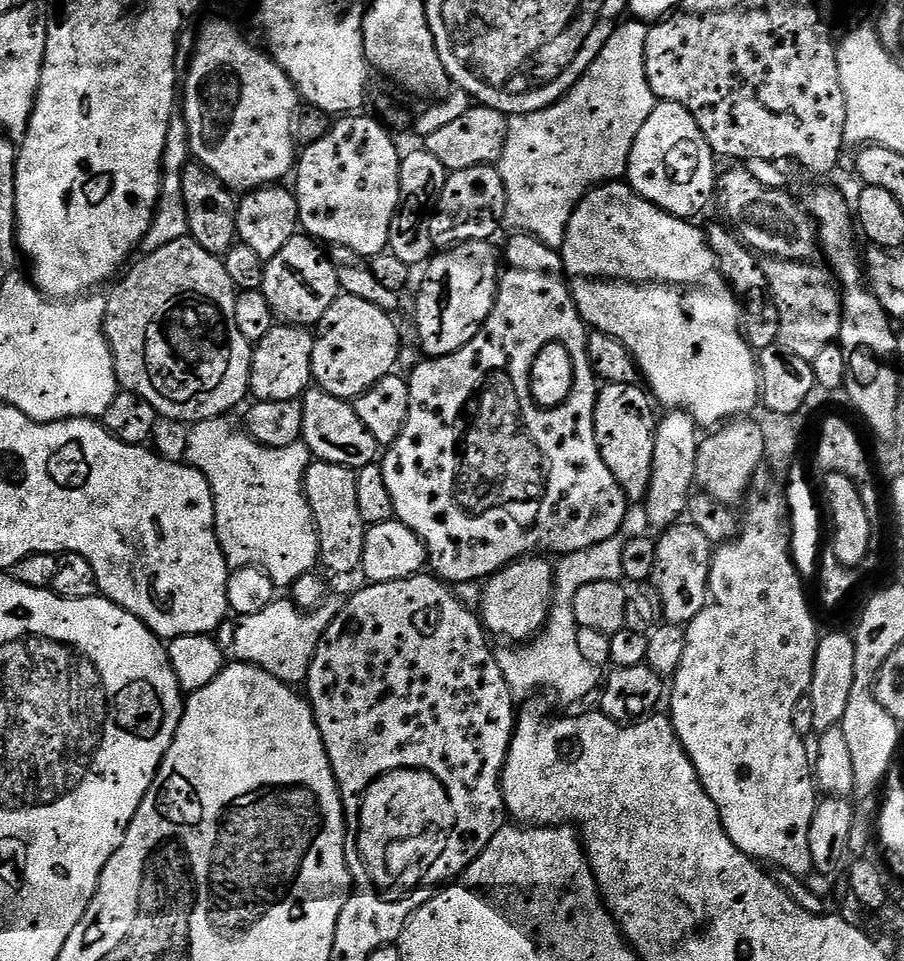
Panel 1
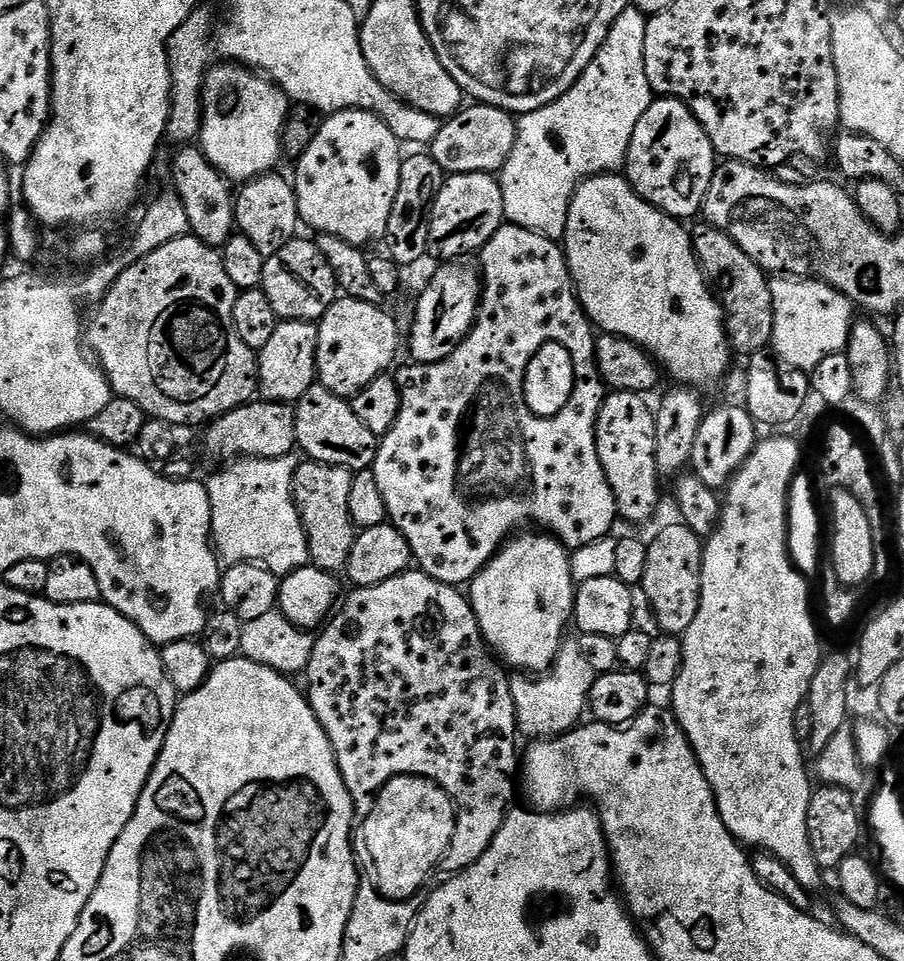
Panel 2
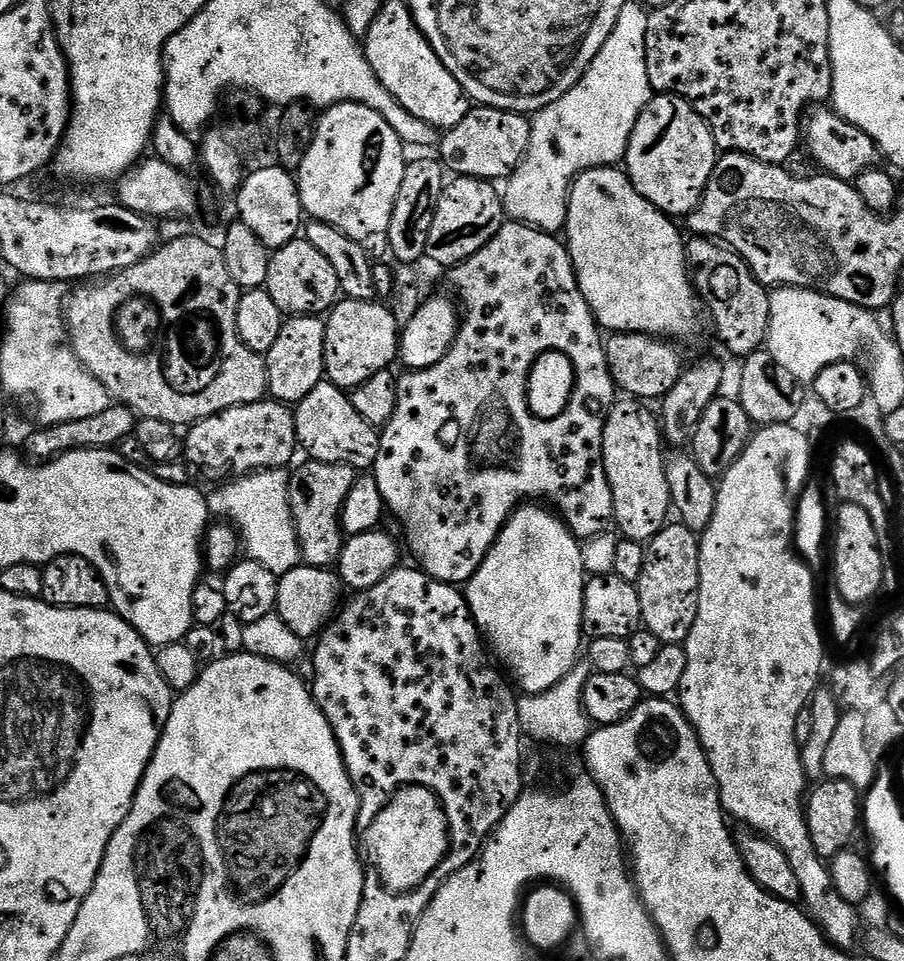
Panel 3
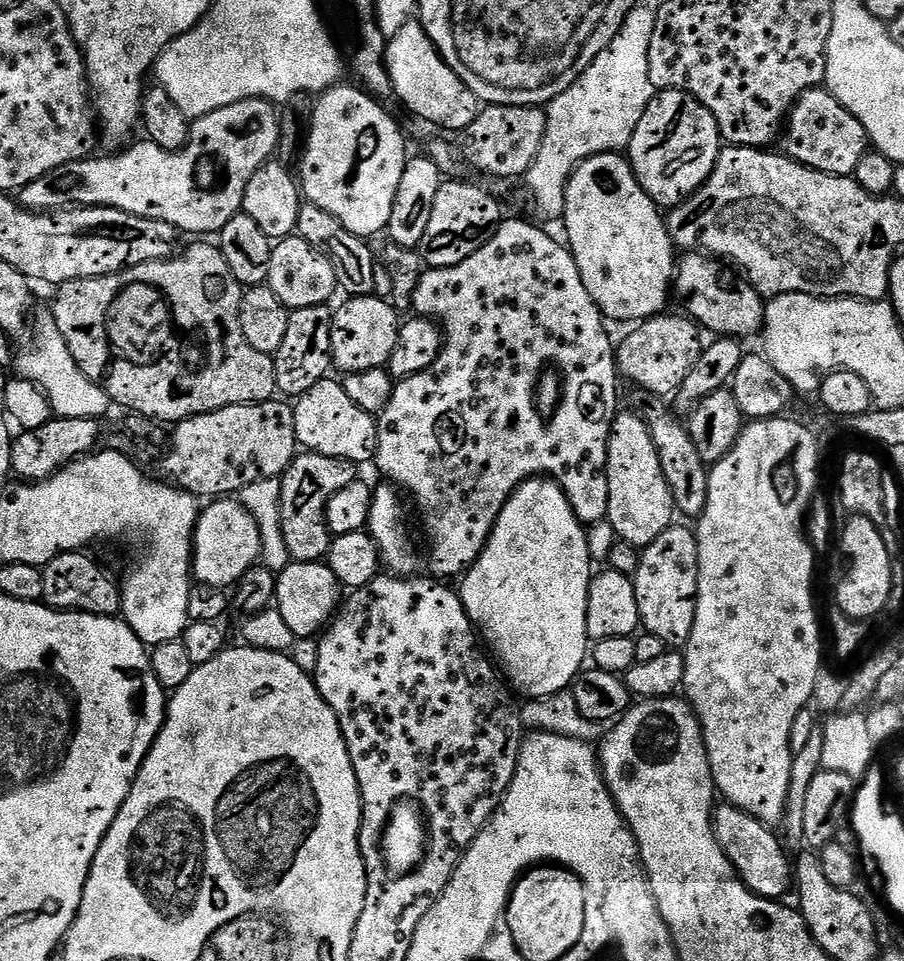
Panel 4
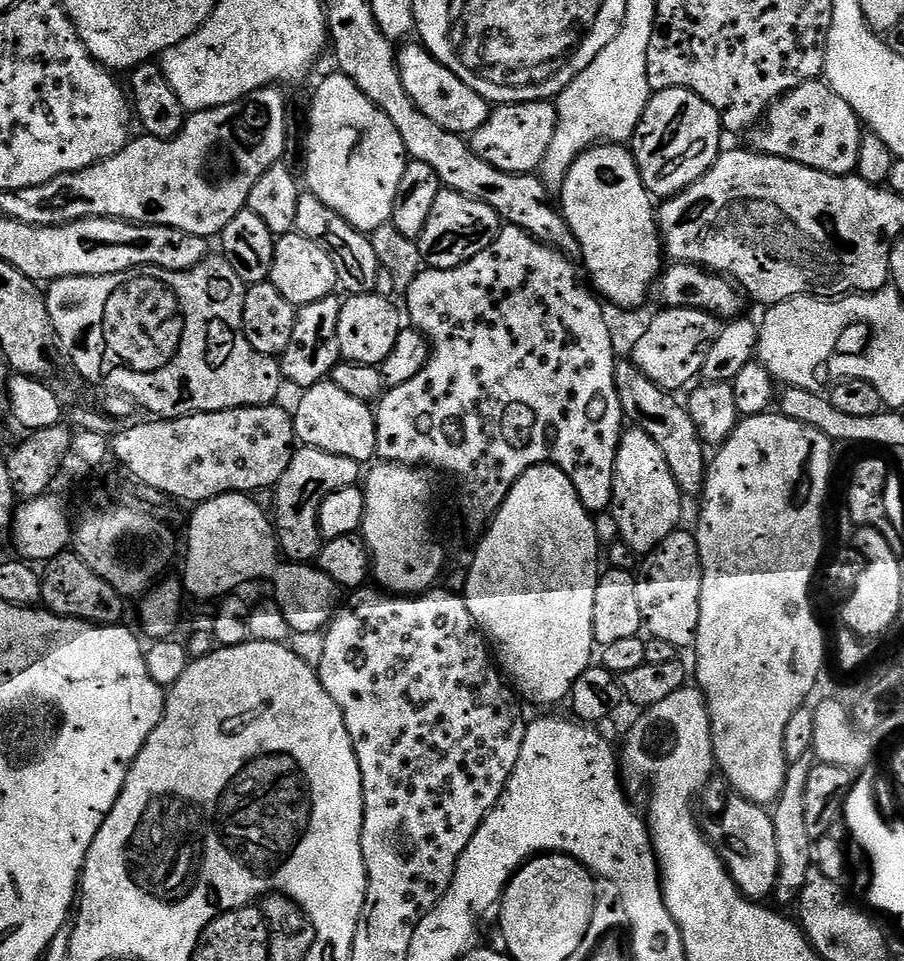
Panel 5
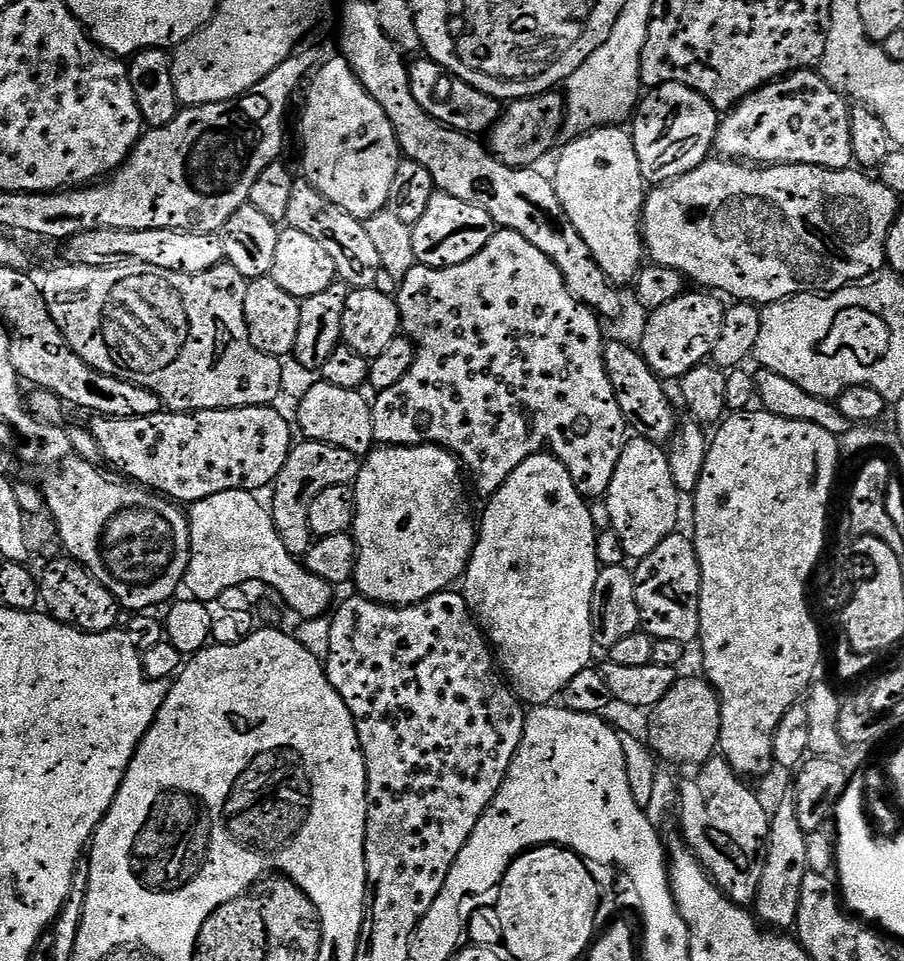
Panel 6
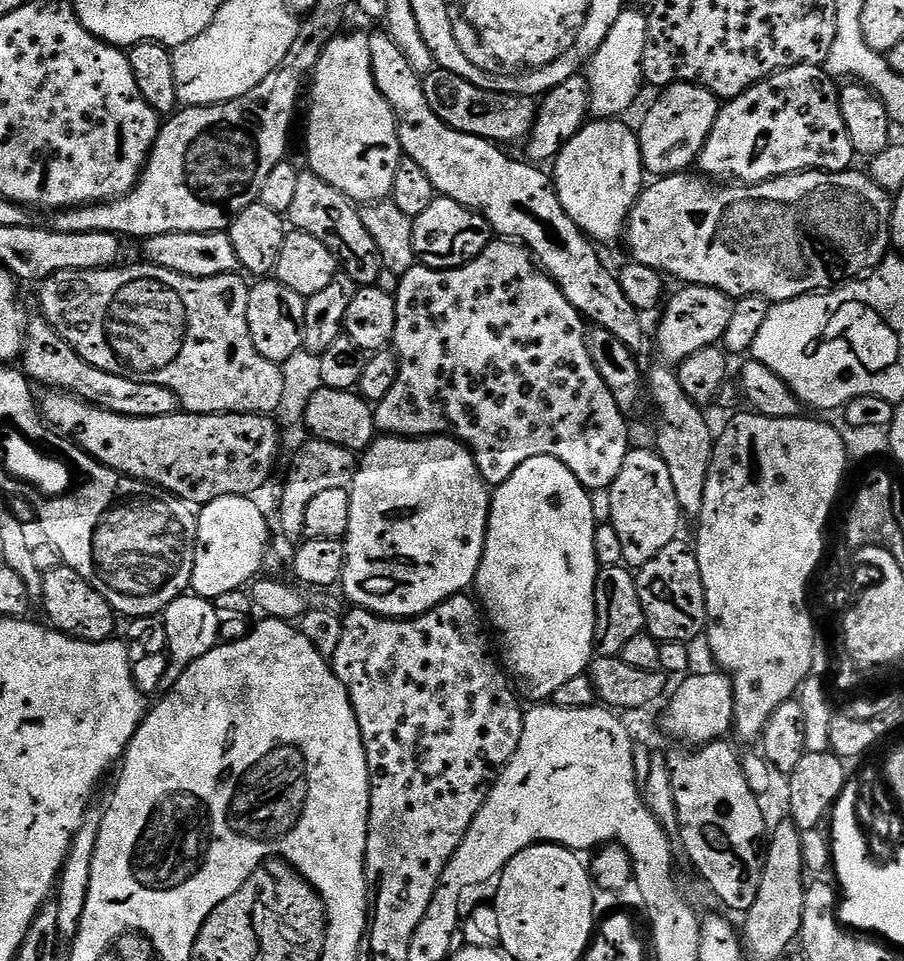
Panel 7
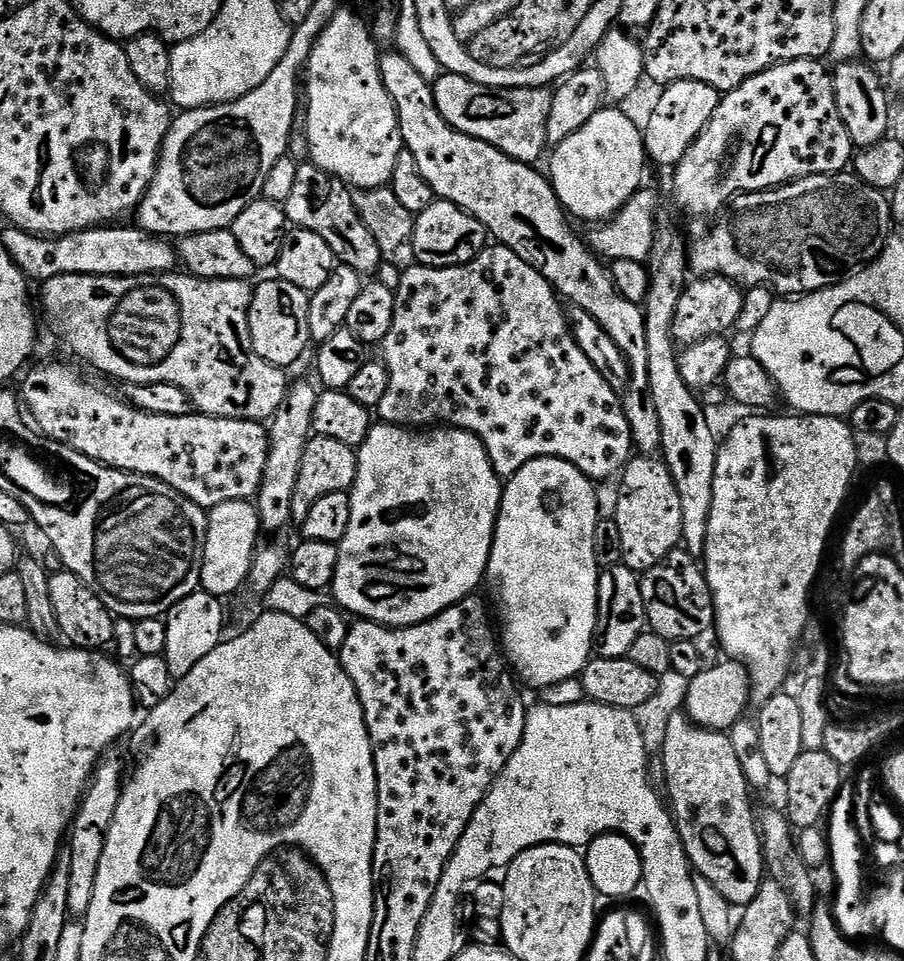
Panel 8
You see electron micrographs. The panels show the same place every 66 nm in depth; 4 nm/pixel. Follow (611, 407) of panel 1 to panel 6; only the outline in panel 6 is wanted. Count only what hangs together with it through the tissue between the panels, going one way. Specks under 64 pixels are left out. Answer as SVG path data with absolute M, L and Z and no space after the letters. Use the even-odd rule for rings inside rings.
M643 438L629 439L608 487L606 503L611 531L622 538L622 550L629 561L645 560L664 539L677 531L682 493L671 476L669 453L661 445Z

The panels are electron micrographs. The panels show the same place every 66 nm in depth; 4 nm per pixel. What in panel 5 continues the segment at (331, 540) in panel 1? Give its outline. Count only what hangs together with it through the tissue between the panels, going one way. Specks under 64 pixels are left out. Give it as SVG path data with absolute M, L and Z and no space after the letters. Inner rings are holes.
M309 448L293 455L290 466L286 466L286 474L282 474L282 478L274 486L275 534L285 561L311 565L319 557L320 547L325 542L318 526L318 510L322 502L326 502L326 498L330 498L334 490L353 487L361 476L362 465L354 458L342 458L342 454L326 454L326 450Z

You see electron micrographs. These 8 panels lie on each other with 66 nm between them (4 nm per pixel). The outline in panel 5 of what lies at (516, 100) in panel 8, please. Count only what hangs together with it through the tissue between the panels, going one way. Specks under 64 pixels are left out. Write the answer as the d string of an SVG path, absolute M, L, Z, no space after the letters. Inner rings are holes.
M419 42L405 43L399 49L399 70L403 86L413 99L414 106L426 116L433 119L447 132L471 134L486 122L490 111L487 100L483 100L470 86L466 86L449 68L442 66Z

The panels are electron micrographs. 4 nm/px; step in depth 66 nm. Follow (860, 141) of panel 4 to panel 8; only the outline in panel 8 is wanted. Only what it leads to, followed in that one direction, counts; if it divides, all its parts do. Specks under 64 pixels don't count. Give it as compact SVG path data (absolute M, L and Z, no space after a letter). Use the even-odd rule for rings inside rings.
M820 60L774 64L762 70L762 74L754 74L754 78L742 82L742 86L721 95L720 105L710 122L673 171L676 173L672 176L672 196L686 215L715 217L720 207L723 209L745 192L769 192L794 180L840 174L847 169L844 168L847 164L849 167L853 163L854 145L838 114L832 72L822 65Z

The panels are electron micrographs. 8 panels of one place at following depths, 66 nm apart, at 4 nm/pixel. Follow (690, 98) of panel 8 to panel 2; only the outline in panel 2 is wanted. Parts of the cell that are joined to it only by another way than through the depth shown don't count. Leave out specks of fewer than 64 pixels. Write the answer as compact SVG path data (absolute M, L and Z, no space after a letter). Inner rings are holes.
M656 98L634 126L626 179L647 204L684 222L687 216L701 215L717 163L710 138L691 110L680 100Z

